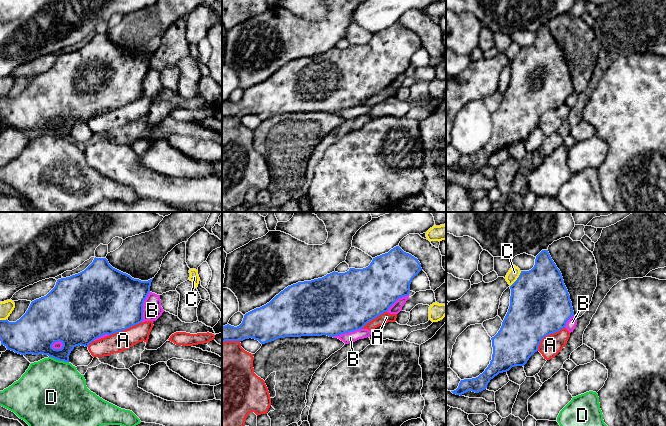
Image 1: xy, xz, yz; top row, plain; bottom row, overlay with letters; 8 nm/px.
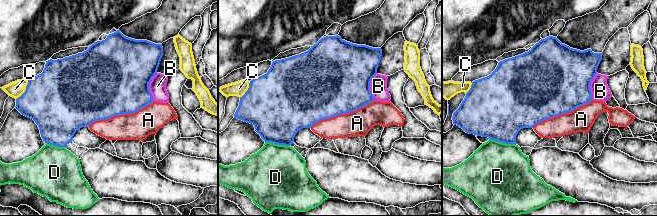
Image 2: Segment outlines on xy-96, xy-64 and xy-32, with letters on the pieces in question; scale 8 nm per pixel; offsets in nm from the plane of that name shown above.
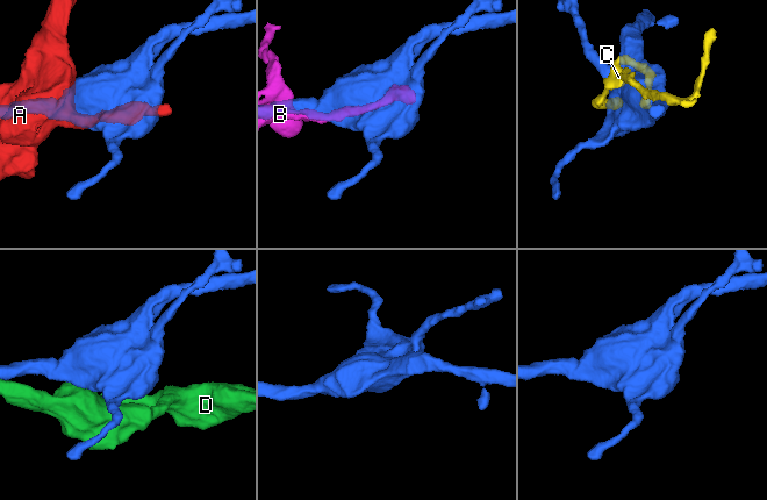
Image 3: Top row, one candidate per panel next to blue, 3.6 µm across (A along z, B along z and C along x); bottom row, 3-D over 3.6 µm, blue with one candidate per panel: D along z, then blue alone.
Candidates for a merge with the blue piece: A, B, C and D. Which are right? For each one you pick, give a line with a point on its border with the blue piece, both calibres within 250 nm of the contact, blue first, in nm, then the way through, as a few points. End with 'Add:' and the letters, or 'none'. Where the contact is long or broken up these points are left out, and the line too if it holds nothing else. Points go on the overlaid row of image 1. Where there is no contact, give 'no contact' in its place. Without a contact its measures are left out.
Add: none

